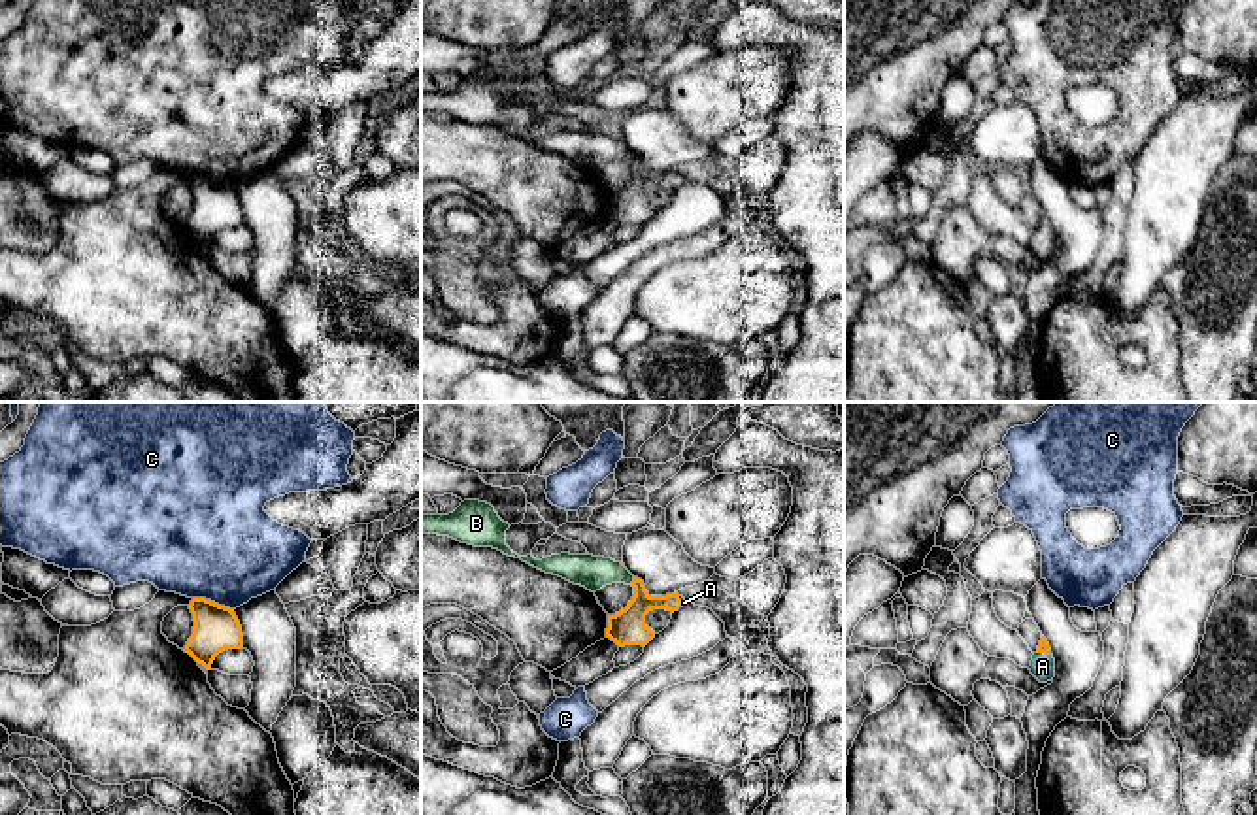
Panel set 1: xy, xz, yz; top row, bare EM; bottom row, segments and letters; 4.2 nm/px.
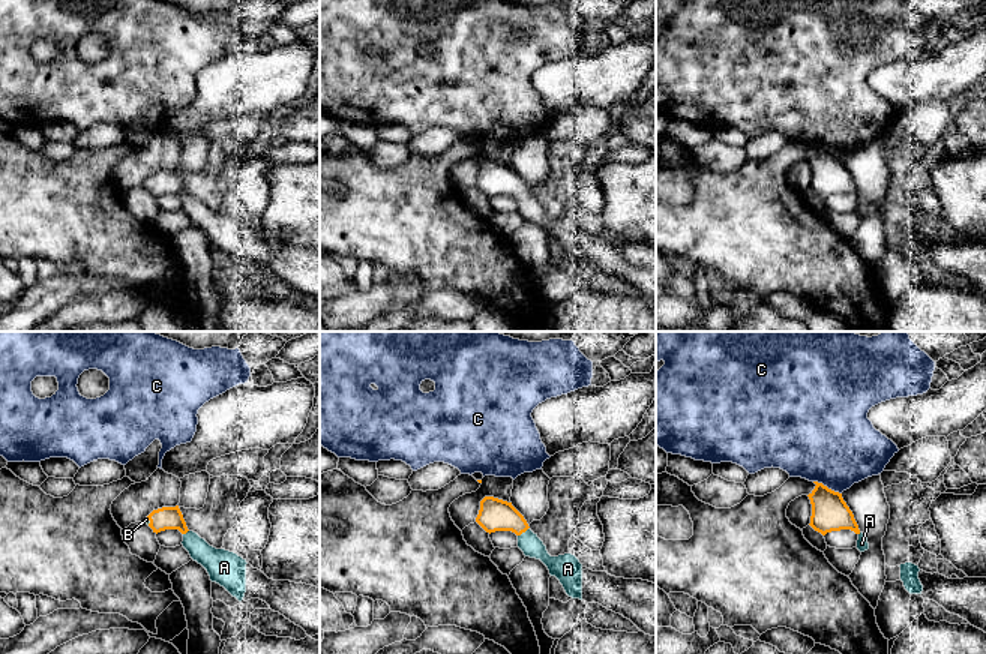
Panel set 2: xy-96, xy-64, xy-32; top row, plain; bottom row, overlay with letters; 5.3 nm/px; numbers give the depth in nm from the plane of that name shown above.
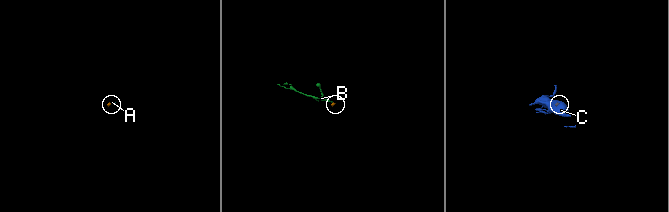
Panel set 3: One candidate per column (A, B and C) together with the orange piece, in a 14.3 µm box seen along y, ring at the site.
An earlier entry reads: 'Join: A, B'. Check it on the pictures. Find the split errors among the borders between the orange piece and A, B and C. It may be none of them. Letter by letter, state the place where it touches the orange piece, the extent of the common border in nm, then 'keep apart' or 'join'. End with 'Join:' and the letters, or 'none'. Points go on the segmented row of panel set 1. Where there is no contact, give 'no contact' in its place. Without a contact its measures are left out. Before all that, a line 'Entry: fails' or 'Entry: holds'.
Entry: holds
A: yz (1044, 653) | 70 nm | join
B: xz (633, 582) | 40 nm | join
C: xy (214, 602) | 190 nm | keep apart
Join: A, B

